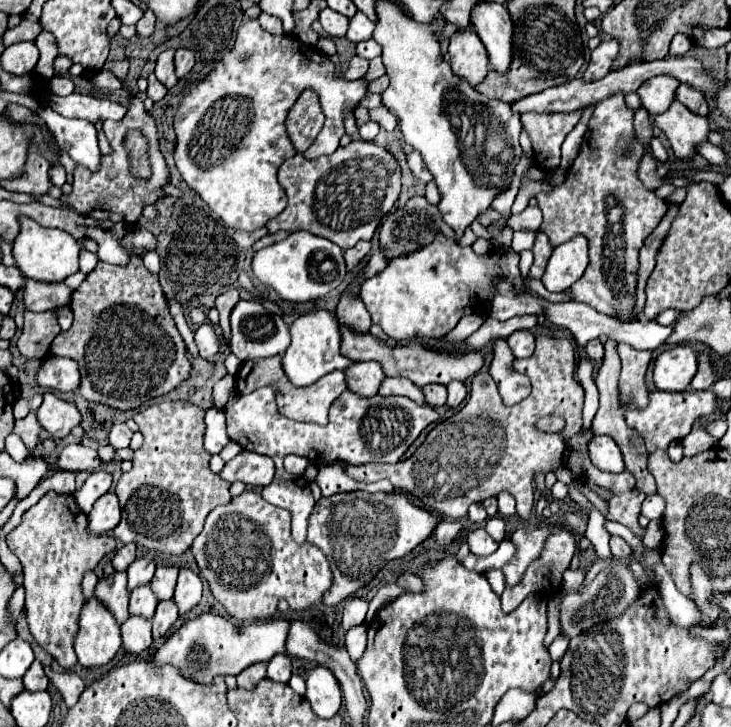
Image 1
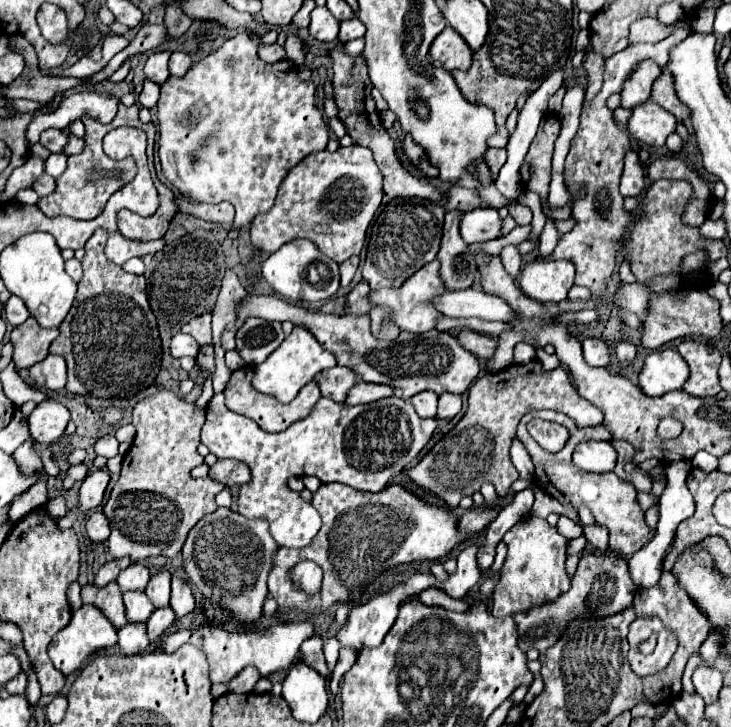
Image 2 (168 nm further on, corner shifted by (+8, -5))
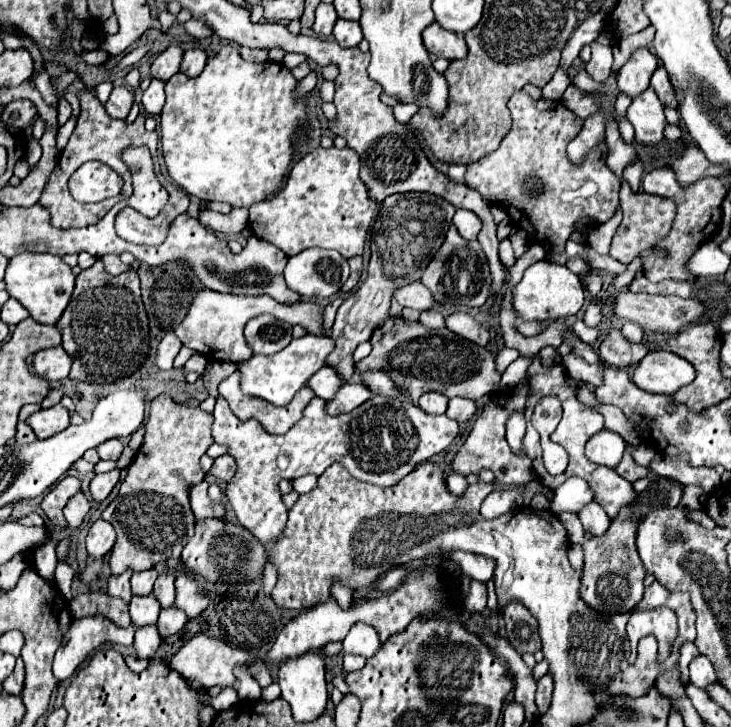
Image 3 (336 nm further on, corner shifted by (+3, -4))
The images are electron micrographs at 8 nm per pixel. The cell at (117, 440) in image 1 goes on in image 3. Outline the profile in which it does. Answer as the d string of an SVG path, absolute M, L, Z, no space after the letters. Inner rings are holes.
M108 439L102 445L98 445L96 449L98 449L100 459L118 459L124 451L124 445L120 439Z

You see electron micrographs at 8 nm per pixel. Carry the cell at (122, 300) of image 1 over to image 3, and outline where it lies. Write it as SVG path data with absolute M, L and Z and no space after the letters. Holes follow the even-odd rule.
M96 263L84 269L76 279L74 295L58 321L62 333L62 347L74 359L70 379L86 383L116 383L122 377L130 377L142 367L150 353L150 329L148 315L140 295L138 273L126 271L118 277L104 269L104 263Z

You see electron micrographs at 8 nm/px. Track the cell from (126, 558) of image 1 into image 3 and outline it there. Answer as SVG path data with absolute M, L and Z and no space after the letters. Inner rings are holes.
M124 571L122 575L110 575L108 577L108 595L120 597L124 601L132 599L132 591L130 591L130 575L132 571Z

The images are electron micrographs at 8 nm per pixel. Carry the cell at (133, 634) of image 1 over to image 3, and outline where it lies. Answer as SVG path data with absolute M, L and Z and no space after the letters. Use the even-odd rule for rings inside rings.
M156 625L138 627L134 635L134 651L138 659L150 659L156 655L156 649L160 645L160 635L156 631Z

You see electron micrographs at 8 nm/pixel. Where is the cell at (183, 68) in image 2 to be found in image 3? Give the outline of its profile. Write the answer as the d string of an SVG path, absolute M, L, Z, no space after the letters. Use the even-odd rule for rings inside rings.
M188 49L180 63L180 71L186 73L188 77L196 77L202 73L204 65L206 65L206 53L202 49Z

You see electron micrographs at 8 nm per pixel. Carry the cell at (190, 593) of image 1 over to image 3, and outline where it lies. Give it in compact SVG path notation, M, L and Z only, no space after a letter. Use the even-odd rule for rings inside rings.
M178 575L176 577L176 601L174 605L182 611L186 611L186 615L198 617L206 607L208 607L208 595L202 593L202 587L198 585L196 579L188 577L188 575Z

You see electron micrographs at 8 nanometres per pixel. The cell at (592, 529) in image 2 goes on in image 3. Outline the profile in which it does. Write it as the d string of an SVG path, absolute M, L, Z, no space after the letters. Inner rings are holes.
M590 501L580 513L578 513L582 525L586 531L590 531L594 537L600 537L604 535L604 531L608 531L610 527L610 519L608 515L602 511L600 505L596 505L594 501Z

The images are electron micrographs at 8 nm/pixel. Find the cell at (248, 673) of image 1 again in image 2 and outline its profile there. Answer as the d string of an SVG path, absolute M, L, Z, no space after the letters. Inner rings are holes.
M247 666L243 672L239 672L239 676L235 676L227 684L227 688L229 688L229 692L235 692L235 694L249 694L249 692L253 692L257 680L259 680L259 672L255 668Z

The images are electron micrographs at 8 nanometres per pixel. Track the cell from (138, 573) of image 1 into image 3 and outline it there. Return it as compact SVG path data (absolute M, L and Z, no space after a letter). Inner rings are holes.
M146 569L146 571L134 573L132 575L132 593L134 595L150 595L156 577L158 577L158 573L154 569Z

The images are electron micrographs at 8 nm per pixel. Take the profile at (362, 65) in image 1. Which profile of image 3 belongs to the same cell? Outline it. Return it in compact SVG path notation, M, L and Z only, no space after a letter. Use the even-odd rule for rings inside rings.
M310 71L310 73L298 83L298 91L300 91L302 95L310 93L310 91L316 87L316 79L318 79L318 71Z

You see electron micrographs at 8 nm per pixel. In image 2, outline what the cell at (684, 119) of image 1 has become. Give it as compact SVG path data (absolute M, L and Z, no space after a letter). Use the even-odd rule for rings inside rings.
M647 100L631 110L627 130L635 140L647 146L665 146L665 138L675 132L675 122L675 116Z

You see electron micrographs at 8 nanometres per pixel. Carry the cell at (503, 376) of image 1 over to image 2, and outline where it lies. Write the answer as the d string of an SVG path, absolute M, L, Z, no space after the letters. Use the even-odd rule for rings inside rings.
M461 330L457 340L463 344L463 348L467 348L477 358L483 358L485 362L489 362L495 354L497 342L491 336L485 336L485 334L479 334L479 332L473 332L473 330Z

